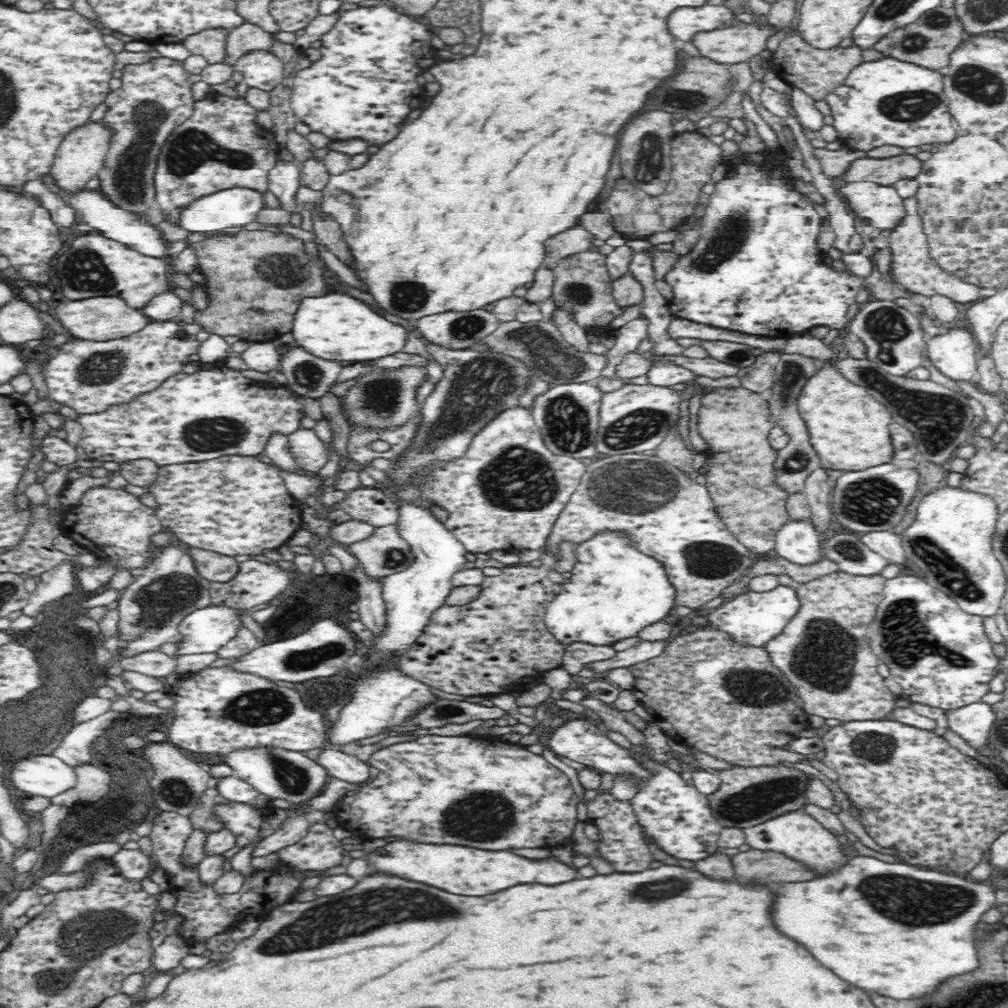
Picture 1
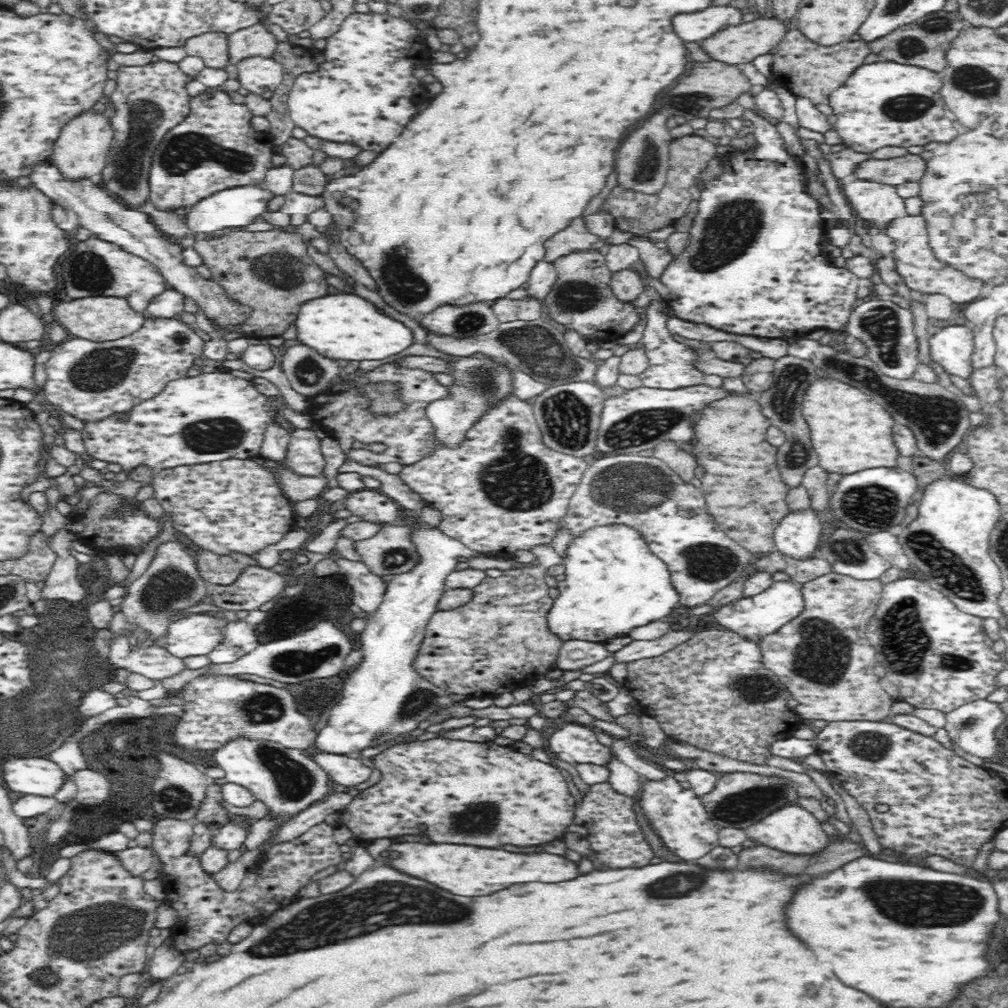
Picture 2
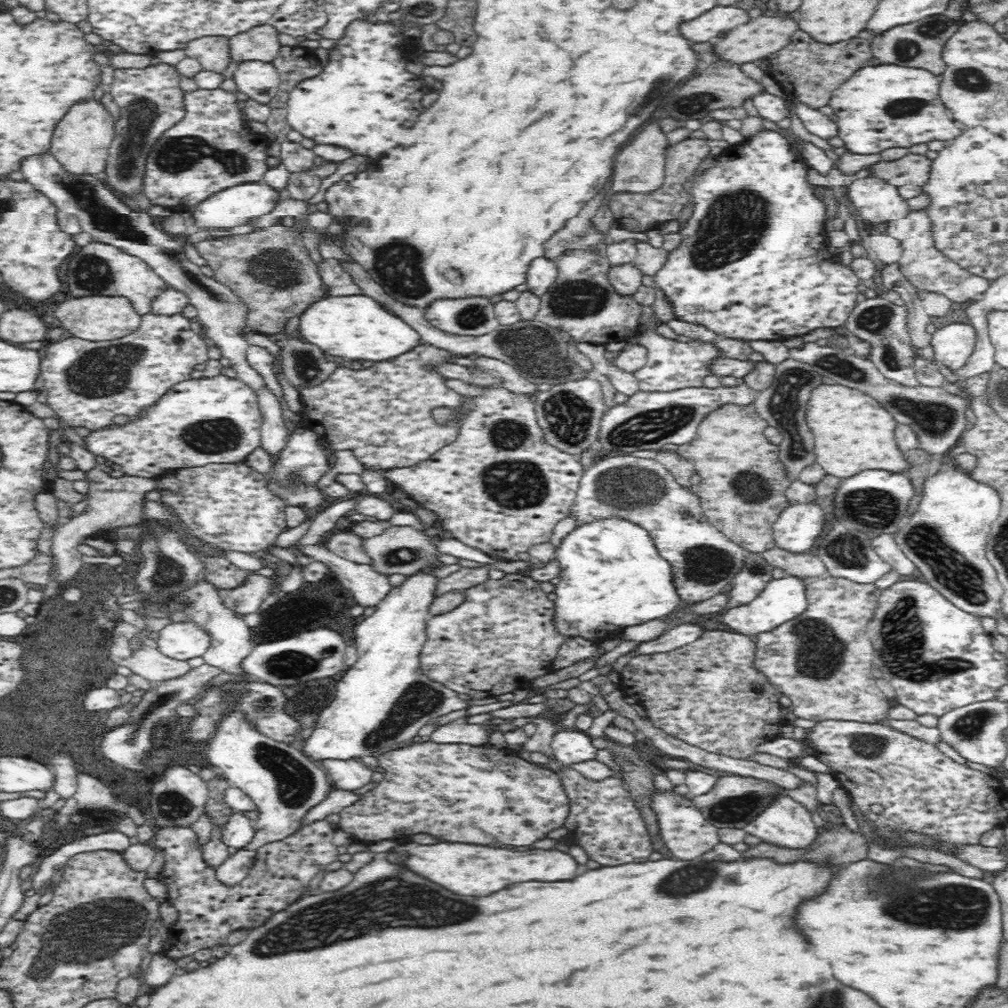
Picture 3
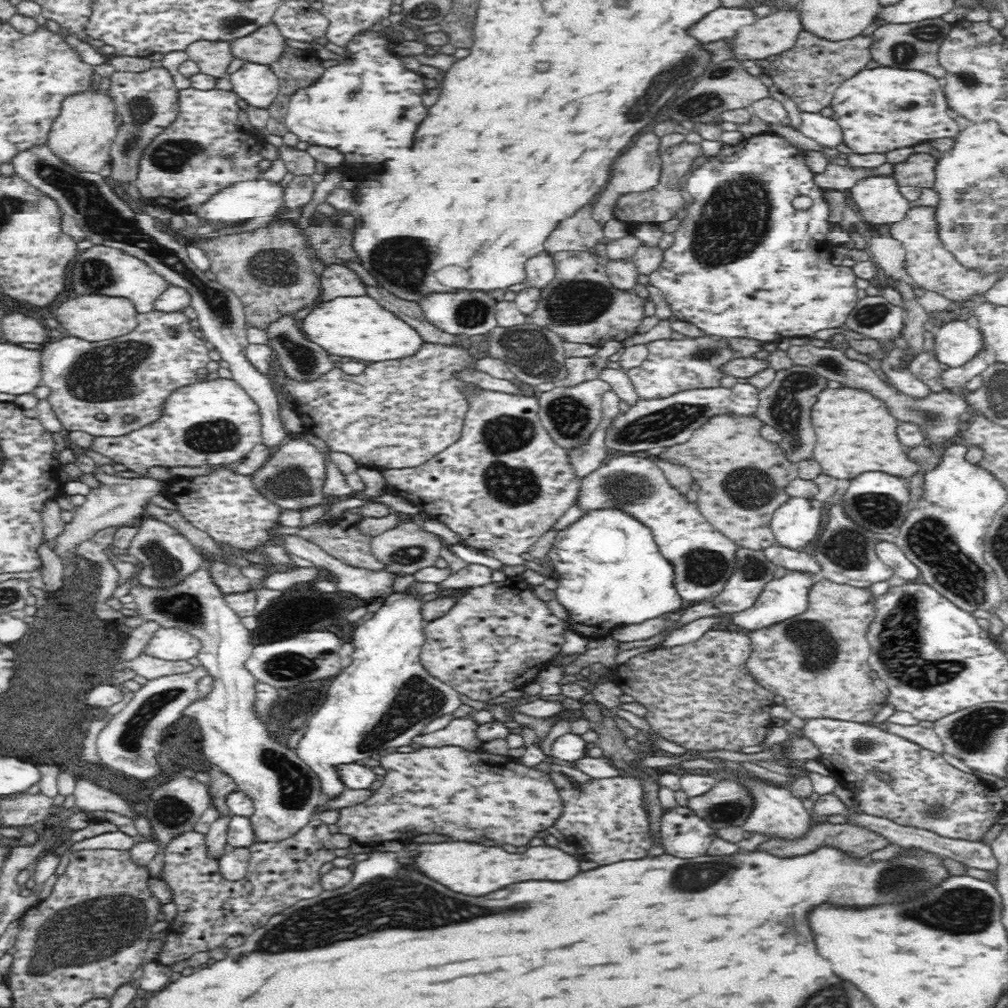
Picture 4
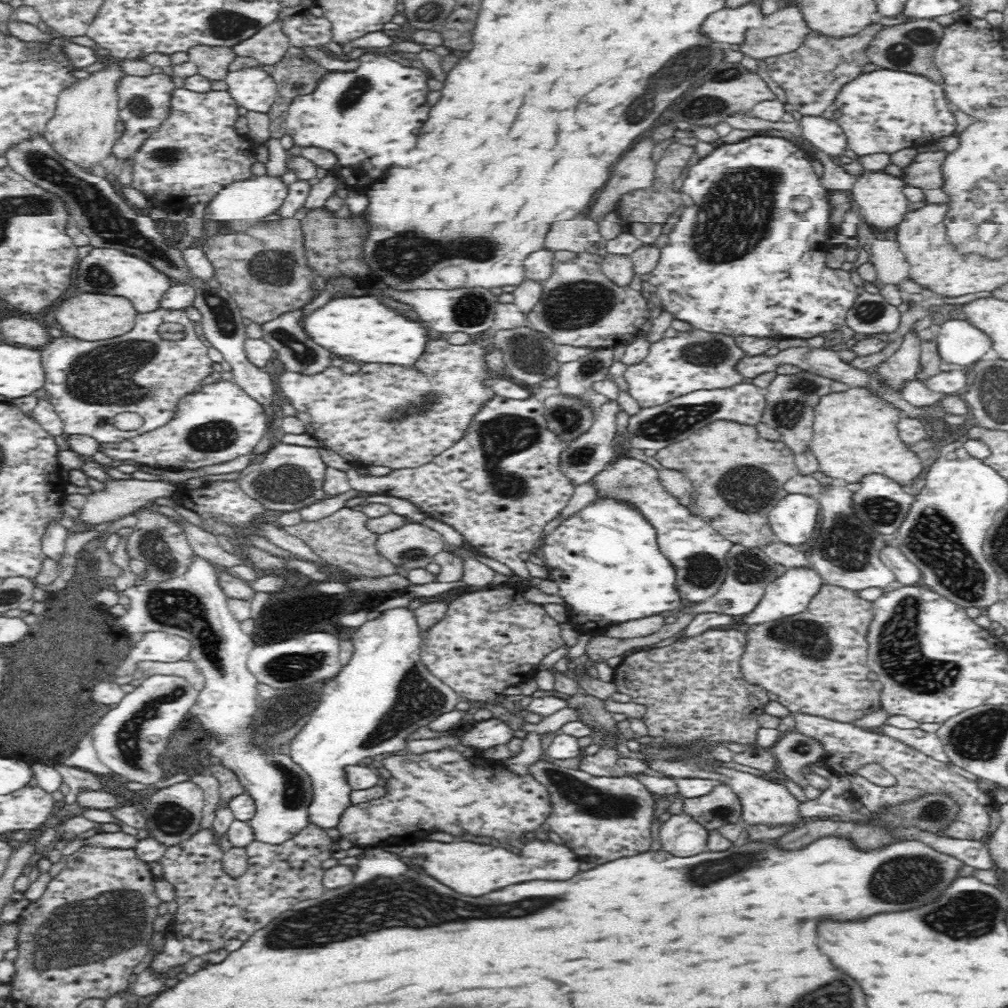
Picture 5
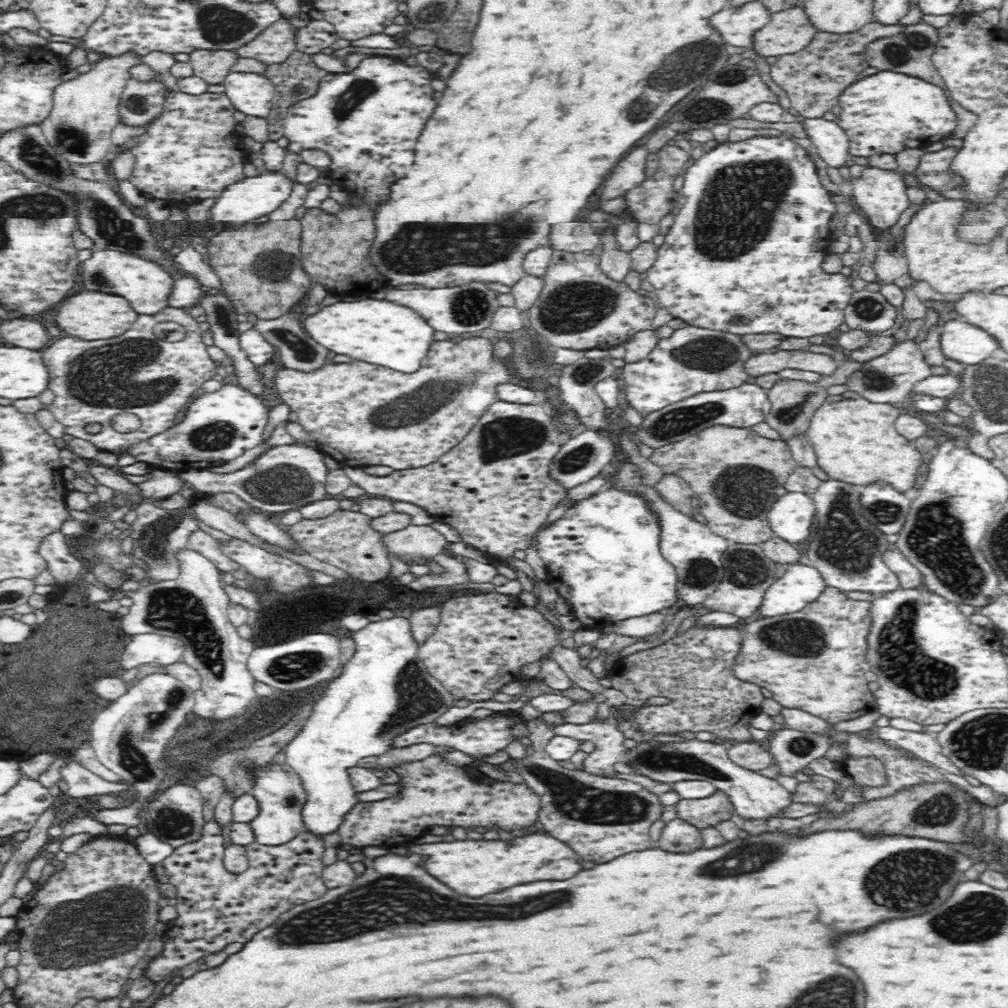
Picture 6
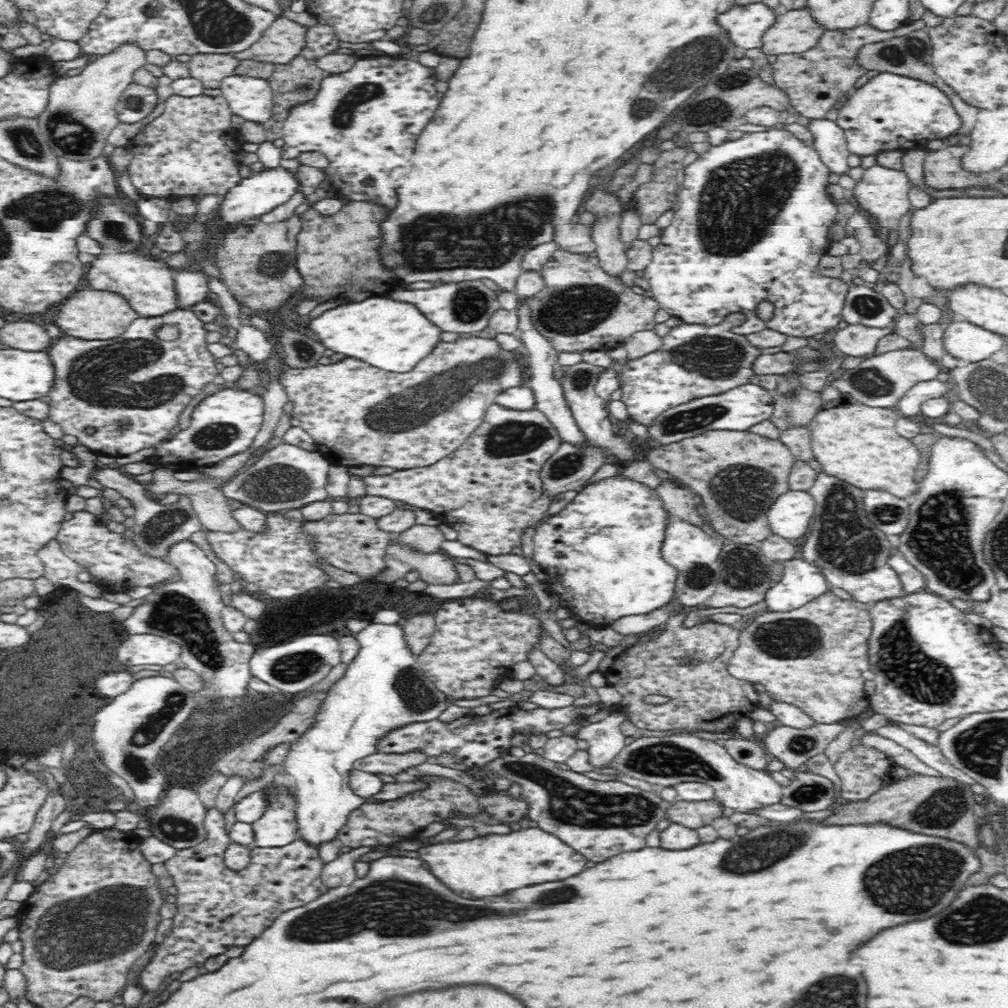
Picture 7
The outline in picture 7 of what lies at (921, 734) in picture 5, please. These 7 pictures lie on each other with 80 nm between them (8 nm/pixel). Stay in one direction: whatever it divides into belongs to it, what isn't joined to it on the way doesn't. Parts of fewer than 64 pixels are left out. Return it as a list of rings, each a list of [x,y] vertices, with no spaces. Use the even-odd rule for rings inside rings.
[[[894,724],[882,726],[875,733],[893,740],[896,744],[900,744],[902,748],[906,748],[906,750],[910,750],[920,762],[924,762],[926,766],[934,768],[938,774],[959,780],[969,786],[976,782],[976,779],[950,764],[936,743],[919,738]]]

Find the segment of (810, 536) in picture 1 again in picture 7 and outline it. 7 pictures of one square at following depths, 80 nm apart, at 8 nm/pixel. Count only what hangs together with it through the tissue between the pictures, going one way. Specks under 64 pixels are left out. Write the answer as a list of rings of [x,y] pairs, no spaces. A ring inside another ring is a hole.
[[[789,488],[773,503],[767,513],[771,531],[788,540],[804,536],[815,512],[815,500],[809,491]]]

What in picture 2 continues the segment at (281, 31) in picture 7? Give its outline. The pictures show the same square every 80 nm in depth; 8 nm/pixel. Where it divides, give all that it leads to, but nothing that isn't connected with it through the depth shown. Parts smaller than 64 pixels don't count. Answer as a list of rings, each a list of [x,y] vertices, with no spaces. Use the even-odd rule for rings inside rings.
[[[256,24],[245,30],[227,35],[229,62],[238,64],[246,58],[273,58],[278,46],[277,38],[265,24]]]

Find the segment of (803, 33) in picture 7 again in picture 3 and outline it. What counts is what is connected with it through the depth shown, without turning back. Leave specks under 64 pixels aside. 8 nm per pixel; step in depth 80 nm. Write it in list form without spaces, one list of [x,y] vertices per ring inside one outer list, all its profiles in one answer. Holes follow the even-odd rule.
[[[764,13],[756,19],[752,19],[746,25],[738,26],[725,36],[716,38],[712,43],[712,50],[722,59],[739,65],[745,62],[754,62],[767,59],[770,54],[780,52],[792,42],[792,34],[799,31],[799,21],[796,15]]]

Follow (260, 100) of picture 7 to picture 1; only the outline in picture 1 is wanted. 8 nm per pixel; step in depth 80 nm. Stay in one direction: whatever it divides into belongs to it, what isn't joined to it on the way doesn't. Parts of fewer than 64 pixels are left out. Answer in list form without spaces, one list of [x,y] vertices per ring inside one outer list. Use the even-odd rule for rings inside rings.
[[[252,52],[236,61],[233,70],[242,72],[243,83],[249,88],[272,92],[278,84],[285,82],[285,65],[271,52]]]

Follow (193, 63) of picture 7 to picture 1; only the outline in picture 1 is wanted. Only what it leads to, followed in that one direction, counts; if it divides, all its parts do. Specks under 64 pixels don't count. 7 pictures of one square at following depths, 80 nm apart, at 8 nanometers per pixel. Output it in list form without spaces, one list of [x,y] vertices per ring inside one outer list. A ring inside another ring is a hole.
[[[225,29],[202,31],[186,38],[183,44],[193,55],[202,55],[209,65],[222,64],[226,58],[228,33]]]

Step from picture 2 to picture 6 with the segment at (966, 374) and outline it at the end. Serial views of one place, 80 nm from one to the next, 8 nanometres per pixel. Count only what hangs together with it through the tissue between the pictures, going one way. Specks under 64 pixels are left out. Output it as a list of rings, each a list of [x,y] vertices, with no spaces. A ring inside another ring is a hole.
[[[958,318],[945,322],[942,328],[940,344],[947,359],[965,365],[978,365],[983,361],[992,361],[992,352],[998,350],[996,337]]]

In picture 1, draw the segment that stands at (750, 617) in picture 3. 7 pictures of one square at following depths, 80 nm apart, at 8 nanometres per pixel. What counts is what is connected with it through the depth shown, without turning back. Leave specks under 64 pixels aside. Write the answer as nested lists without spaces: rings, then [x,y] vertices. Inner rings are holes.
[[[796,585],[775,586],[772,590],[762,592],[745,591],[744,594],[726,600],[707,616],[707,620],[714,628],[732,635],[732,639],[746,645],[762,647],[766,641],[782,632],[782,629],[798,614],[800,599],[796,592]]]

